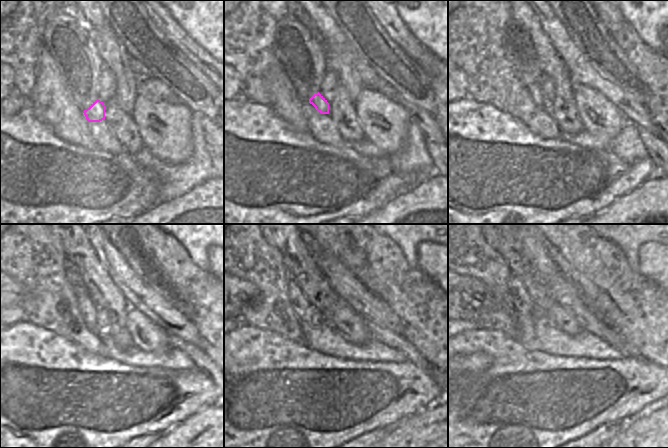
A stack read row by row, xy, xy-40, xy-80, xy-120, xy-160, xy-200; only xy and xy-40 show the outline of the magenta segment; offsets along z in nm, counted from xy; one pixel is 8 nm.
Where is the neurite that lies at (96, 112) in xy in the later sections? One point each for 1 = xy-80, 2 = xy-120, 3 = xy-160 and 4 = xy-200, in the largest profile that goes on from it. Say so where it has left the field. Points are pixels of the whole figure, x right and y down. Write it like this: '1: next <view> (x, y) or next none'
1: next xy-80 (534, 89)
2: next xy-120 (88, 311)
3: next xy-160 (313, 317)
4: next xy-200 (522, 301)

